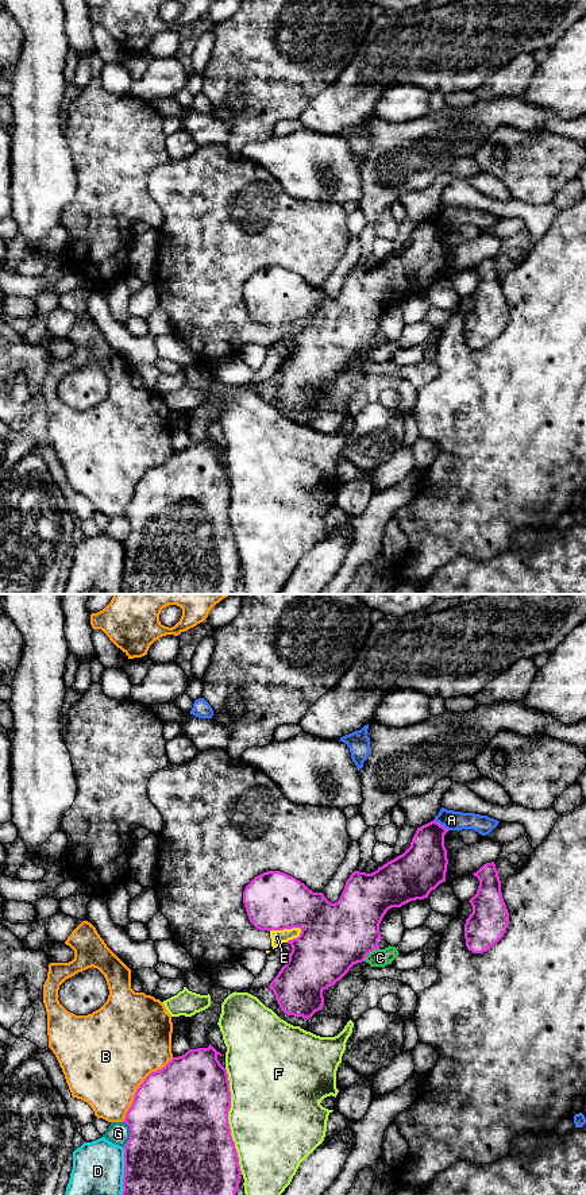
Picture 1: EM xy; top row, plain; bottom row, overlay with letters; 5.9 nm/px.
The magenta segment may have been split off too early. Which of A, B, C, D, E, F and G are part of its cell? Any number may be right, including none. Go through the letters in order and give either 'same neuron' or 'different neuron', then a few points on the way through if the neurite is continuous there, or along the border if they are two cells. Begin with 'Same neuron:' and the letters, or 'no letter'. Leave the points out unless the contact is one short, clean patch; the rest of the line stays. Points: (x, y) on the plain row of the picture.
Same neuron: no letter
A: different neuron
B: different neuron
C: different neuron
D: different neuron
E: different neuron
F: different neuron
G: different neuron

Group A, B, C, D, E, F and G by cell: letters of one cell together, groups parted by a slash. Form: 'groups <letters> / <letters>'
groups A / B / C / D / E / F / G

